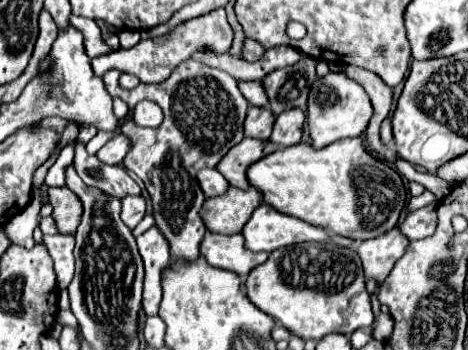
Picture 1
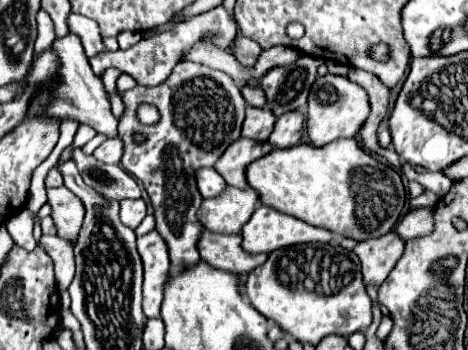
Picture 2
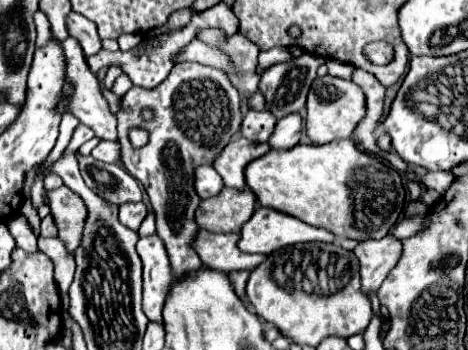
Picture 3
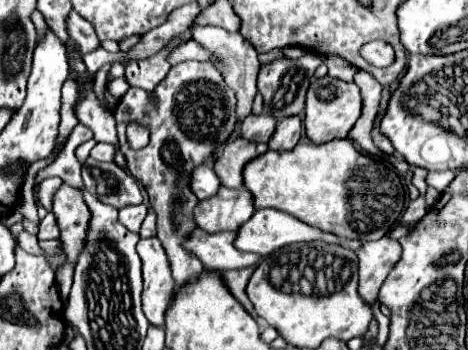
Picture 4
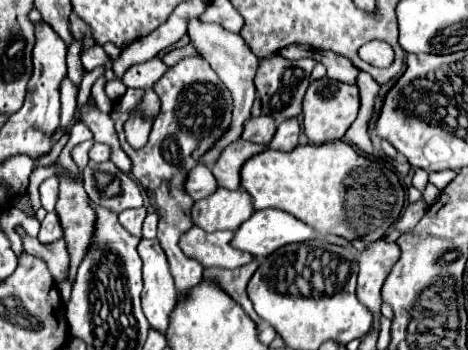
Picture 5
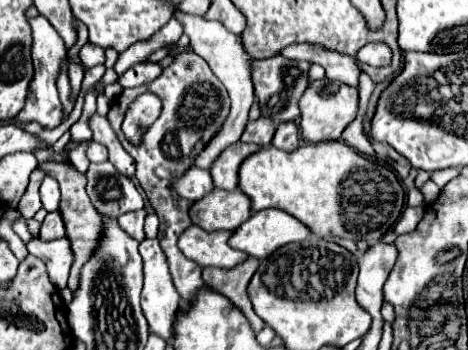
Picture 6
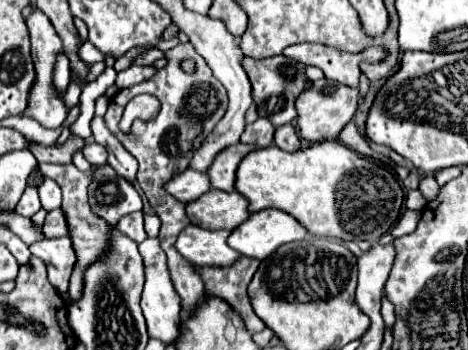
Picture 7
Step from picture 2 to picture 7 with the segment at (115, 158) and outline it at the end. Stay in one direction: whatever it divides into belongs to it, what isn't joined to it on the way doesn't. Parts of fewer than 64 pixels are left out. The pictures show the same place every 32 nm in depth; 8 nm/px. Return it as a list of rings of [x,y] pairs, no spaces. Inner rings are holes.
[[[88,142],[88,144],[84,146],[82,154],[84,154],[84,158],[86,158],[92,166],[102,166],[102,164],[106,164],[106,148],[100,146],[100,144],[96,144],[96,142]]]

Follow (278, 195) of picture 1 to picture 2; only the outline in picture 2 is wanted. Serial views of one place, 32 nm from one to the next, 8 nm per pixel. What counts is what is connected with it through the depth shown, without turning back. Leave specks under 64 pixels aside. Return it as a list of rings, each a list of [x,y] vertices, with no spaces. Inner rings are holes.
[[[356,138],[334,140],[320,148],[312,144],[296,144],[288,150],[272,150],[270,154],[266,154],[260,160],[254,160],[246,168],[246,180],[256,190],[264,206],[270,206],[278,212],[300,218],[312,226],[326,228],[330,232],[336,232],[340,236],[346,236],[358,242],[388,234],[396,226],[406,202],[406,190],[402,186],[400,174],[394,168],[378,162],[368,152],[364,152],[358,146]]]

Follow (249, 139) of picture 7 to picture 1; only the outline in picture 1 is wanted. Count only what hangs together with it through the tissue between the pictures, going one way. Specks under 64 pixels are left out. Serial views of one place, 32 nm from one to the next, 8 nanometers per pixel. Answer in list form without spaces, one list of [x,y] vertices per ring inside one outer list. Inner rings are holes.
[[[250,106],[248,108],[248,116],[244,122],[244,134],[248,138],[260,138],[260,140],[268,140],[272,134],[272,124],[274,124],[274,114],[268,108],[256,108]]]

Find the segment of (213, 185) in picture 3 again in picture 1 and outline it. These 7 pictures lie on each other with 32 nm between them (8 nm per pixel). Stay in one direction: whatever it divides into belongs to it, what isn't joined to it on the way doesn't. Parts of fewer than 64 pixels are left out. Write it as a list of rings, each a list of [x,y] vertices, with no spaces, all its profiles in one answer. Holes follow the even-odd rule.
[[[202,168],[196,178],[198,178],[198,184],[200,184],[206,198],[220,196],[228,188],[226,178],[216,168]]]

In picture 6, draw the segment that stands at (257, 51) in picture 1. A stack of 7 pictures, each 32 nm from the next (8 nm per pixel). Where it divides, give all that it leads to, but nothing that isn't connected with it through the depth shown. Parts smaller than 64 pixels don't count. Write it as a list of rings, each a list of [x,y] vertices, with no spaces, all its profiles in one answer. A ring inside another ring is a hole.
[[[174,4],[172,10],[174,10],[174,16],[180,20],[180,24],[184,26],[184,34],[190,38],[192,50],[208,62],[208,66],[212,68],[216,78],[226,86],[226,90],[230,94],[230,102],[232,102],[230,104],[230,114],[224,120],[224,124],[220,126],[220,132],[216,132],[216,136],[212,136],[212,140],[208,142],[208,148],[204,148],[204,152],[200,152],[200,156],[196,156],[196,160],[194,160],[196,168],[210,168],[212,162],[216,160],[216,156],[224,148],[228,148],[230,144],[240,140],[240,136],[244,132],[244,126],[248,122],[248,110],[254,102],[254,86],[252,86],[252,80],[250,80],[250,64],[248,64],[250,56],[244,52],[240,36],[234,36],[232,32],[228,32],[224,28],[224,24],[220,24],[216,20],[204,20],[202,16],[186,14],[178,8],[178,4]]]

